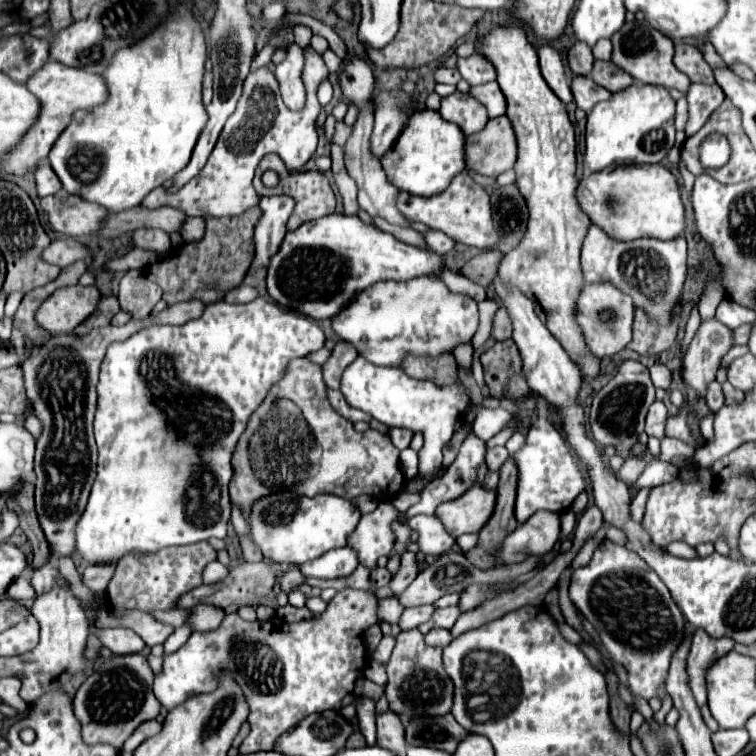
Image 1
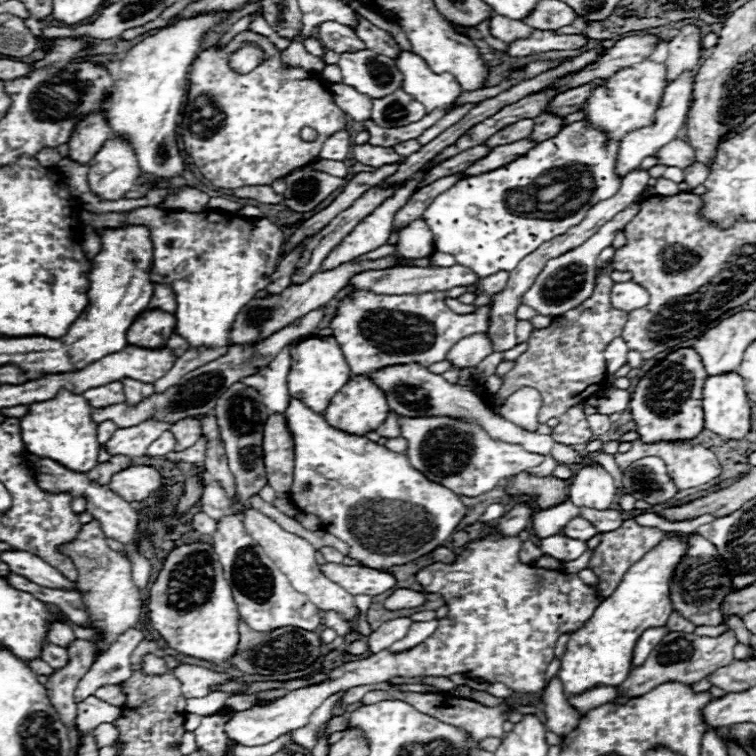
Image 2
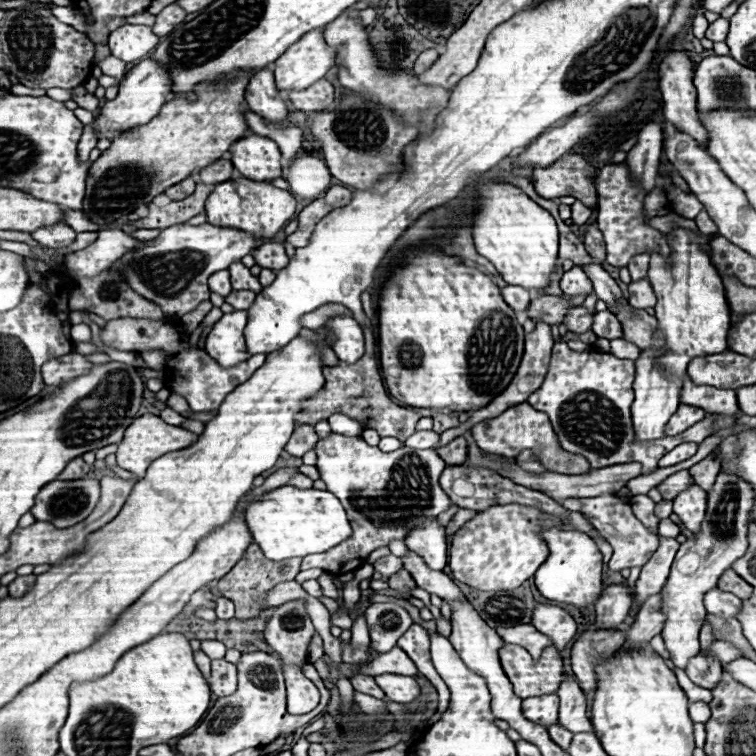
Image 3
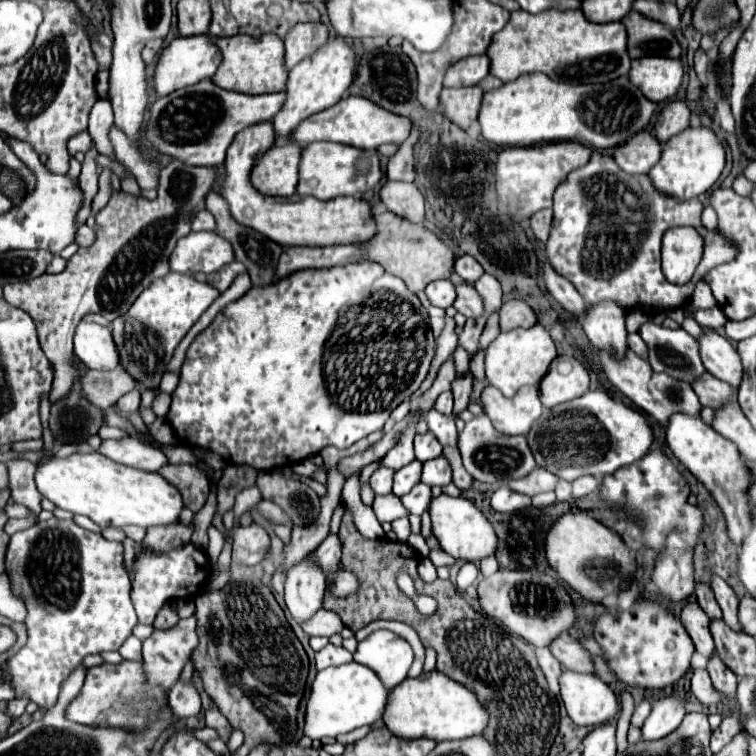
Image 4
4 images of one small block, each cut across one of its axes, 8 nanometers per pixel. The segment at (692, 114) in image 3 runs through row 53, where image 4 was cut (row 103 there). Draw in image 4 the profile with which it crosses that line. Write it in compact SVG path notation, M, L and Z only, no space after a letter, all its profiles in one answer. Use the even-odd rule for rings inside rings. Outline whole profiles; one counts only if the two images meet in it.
M670 102L660 112L654 124L654 134L664 144L668 138L680 134L686 128L690 128L690 110L686 102Z

